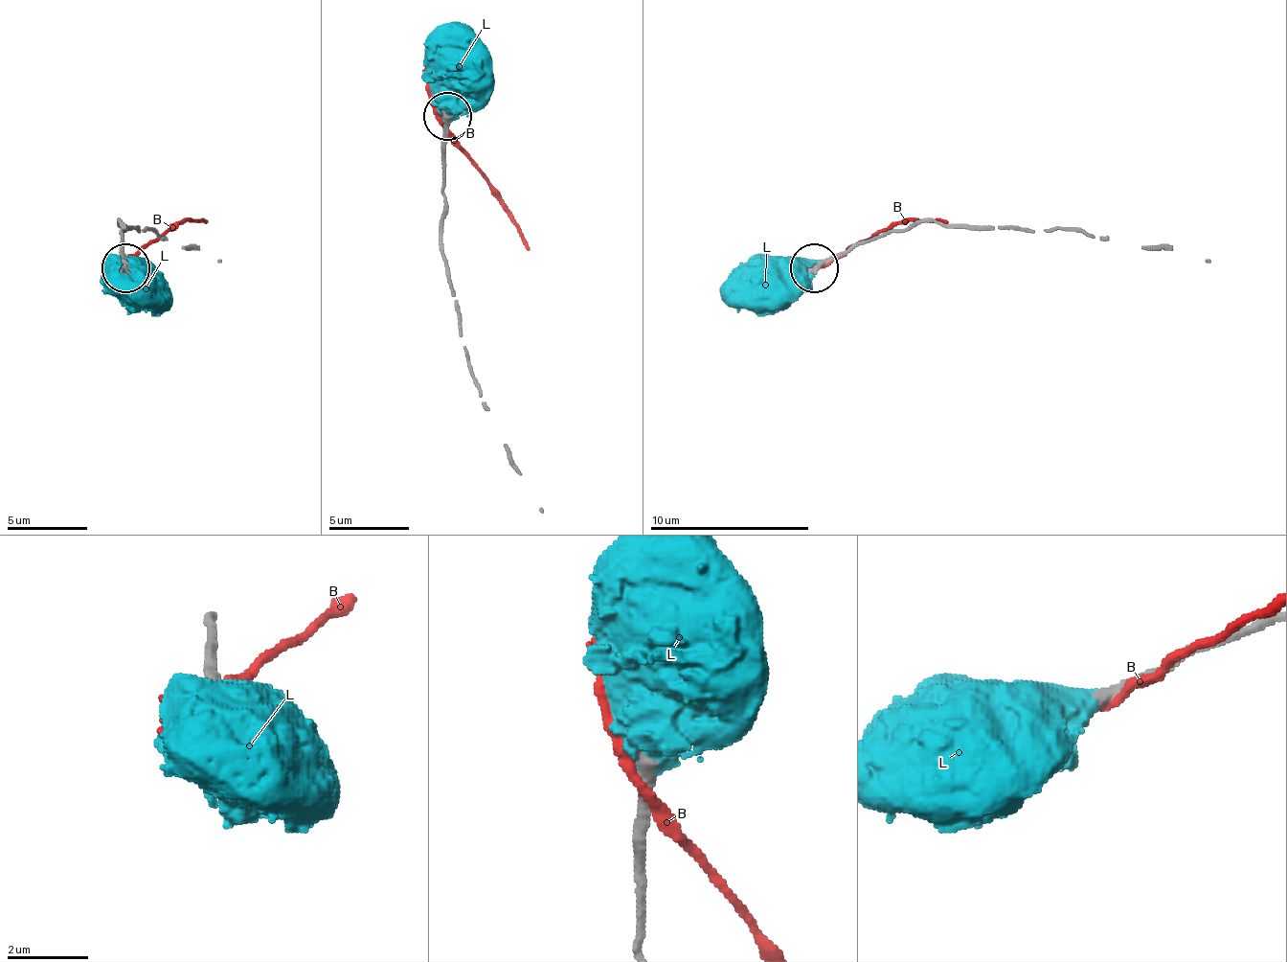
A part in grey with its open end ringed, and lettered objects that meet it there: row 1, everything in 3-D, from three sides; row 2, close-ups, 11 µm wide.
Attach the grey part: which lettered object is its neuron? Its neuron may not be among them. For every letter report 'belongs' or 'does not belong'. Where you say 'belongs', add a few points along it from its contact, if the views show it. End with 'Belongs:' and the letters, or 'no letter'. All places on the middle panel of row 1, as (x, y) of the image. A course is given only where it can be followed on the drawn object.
B: does not belong
L: belongs; course (444, 119), (444, 86), (468, 67)
Belongs: L

